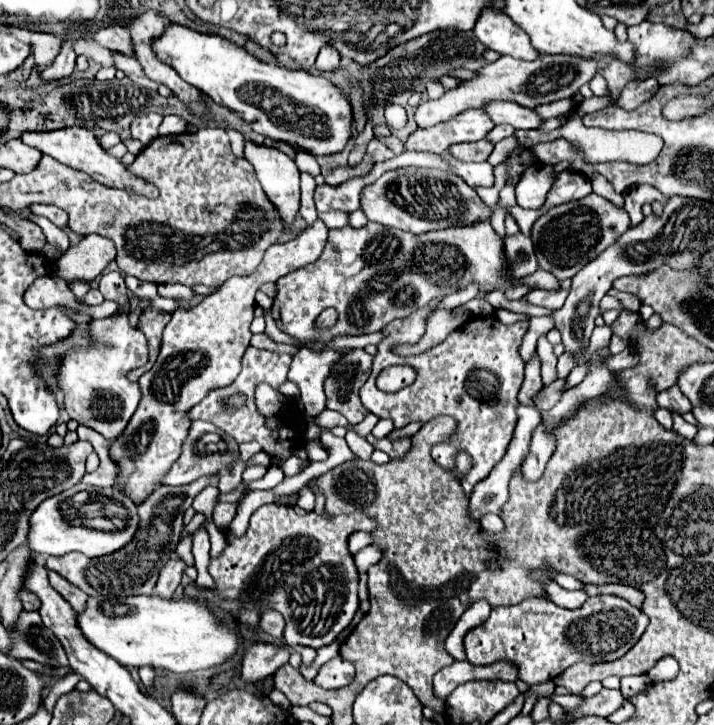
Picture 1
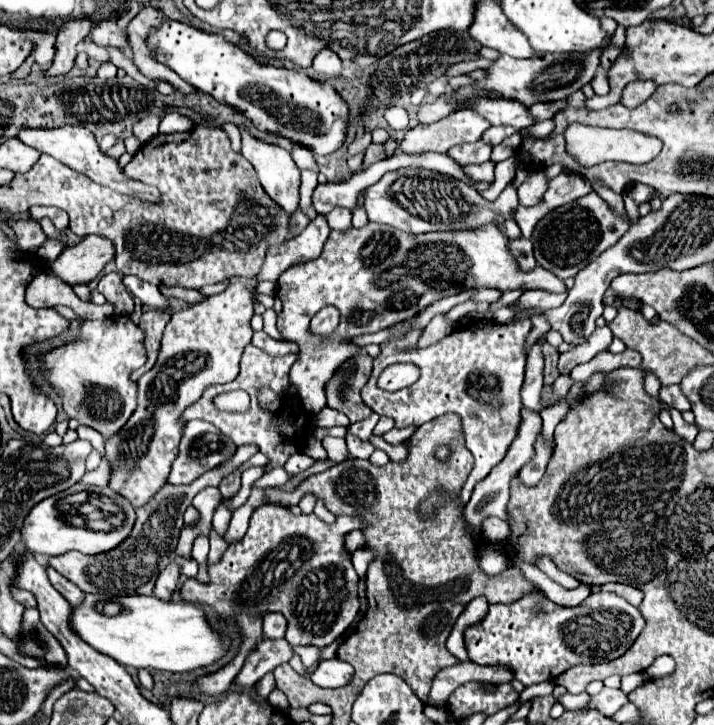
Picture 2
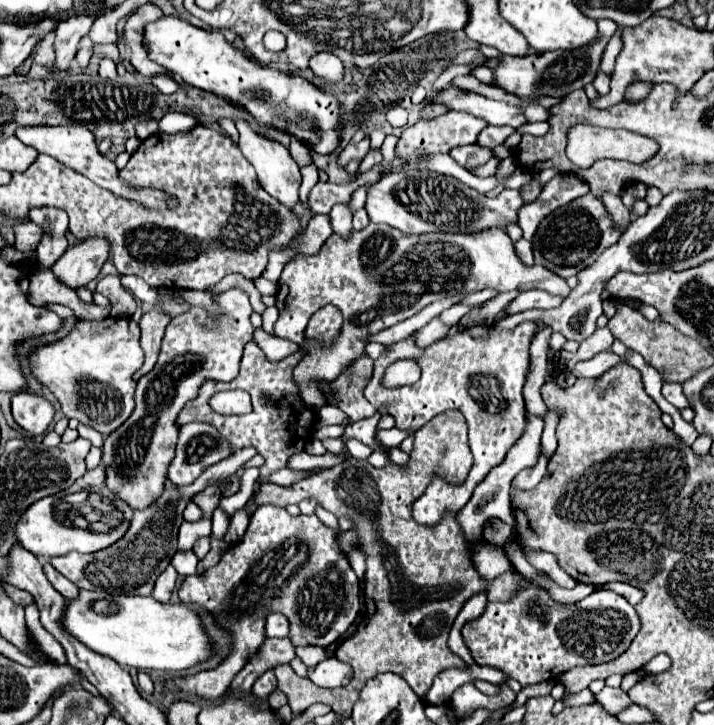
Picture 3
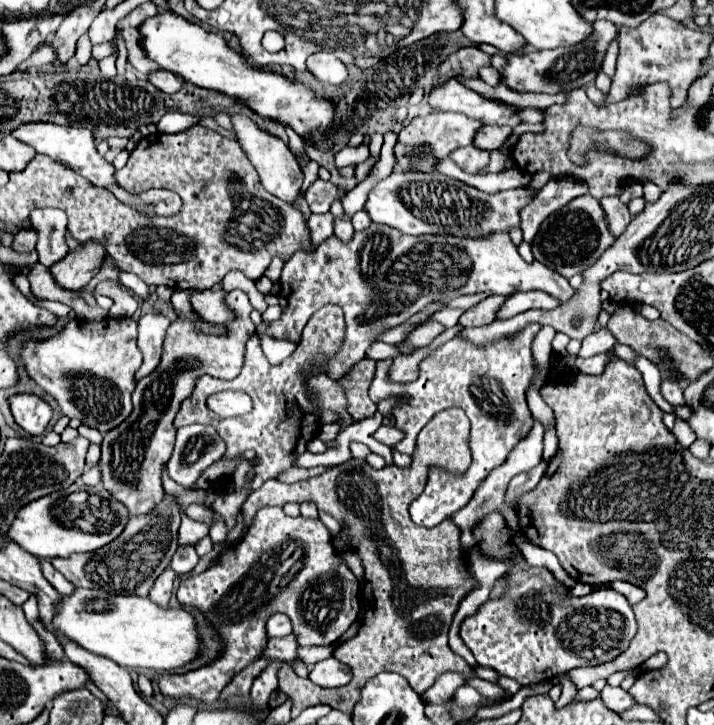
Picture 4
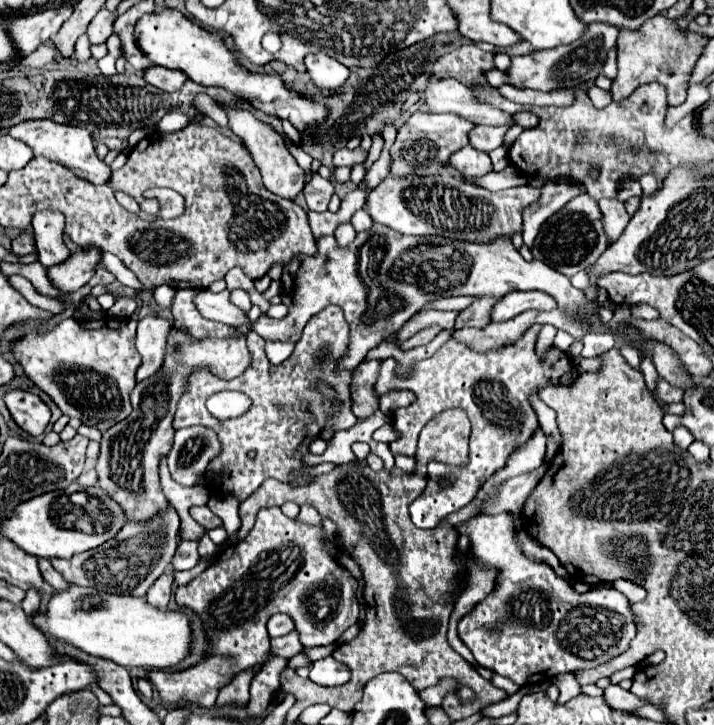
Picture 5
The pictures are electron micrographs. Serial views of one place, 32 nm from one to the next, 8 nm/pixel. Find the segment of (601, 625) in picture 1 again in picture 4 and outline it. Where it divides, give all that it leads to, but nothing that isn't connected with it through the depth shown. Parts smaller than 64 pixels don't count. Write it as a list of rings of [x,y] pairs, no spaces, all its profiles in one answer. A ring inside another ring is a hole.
[[[498,514],[486,516],[474,532],[480,550],[492,558],[508,562],[510,586],[500,600],[488,600],[478,614],[462,624],[462,640],[480,666],[498,670],[514,678],[520,686],[554,680],[572,668],[596,666],[620,656],[636,636],[638,624],[628,600],[610,590],[596,588],[582,598],[560,598],[552,588],[560,586],[544,568],[522,570],[510,550],[506,522]]]

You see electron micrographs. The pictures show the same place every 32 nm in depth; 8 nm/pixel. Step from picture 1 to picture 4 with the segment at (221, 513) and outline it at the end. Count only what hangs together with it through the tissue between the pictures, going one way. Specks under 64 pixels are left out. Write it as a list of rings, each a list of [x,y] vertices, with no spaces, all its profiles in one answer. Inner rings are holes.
[[[214,514],[214,522],[212,522],[212,528],[210,528],[210,538],[212,538],[212,542],[224,542],[226,532],[228,532],[228,528],[226,528],[224,518],[222,518],[220,514]]]

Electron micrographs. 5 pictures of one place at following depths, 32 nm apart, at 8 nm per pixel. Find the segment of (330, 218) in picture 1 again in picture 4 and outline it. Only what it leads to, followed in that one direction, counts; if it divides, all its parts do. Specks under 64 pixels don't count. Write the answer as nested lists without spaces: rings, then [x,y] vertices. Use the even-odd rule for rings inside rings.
[[[334,202],[330,208],[330,214],[334,216],[334,234],[343,242],[347,243],[354,235],[351,219],[344,216],[344,208],[340,202]]]

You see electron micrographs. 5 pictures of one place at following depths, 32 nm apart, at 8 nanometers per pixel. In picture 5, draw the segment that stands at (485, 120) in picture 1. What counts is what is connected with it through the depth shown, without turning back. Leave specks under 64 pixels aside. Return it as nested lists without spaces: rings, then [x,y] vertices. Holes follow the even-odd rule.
[[[422,112],[412,114],[410,120],[398,130],[398,138],[394,142],[394,152],[392,152],[390,174],[396,176],[406,176],[410,172],[438,174],[442,170],[442,164],[450,158],[450,154],[468,144],[468,134],[474,128],[476,128],[474,122],[454,114],[422,114]]]

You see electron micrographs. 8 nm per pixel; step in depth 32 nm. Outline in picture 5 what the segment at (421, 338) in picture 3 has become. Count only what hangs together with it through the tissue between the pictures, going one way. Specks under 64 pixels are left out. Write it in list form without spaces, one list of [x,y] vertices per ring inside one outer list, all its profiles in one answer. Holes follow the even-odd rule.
[[[428,326],[428,328],[422,328],[420,332],[416,332],[412,338],[408,338],[406,342],[402,342],[402,350],[408,350],[408,348],[414,348],[414,346],[420,346],[420,344],[428,344],[436,334],[440,334],[442,328],[440,326]]]

